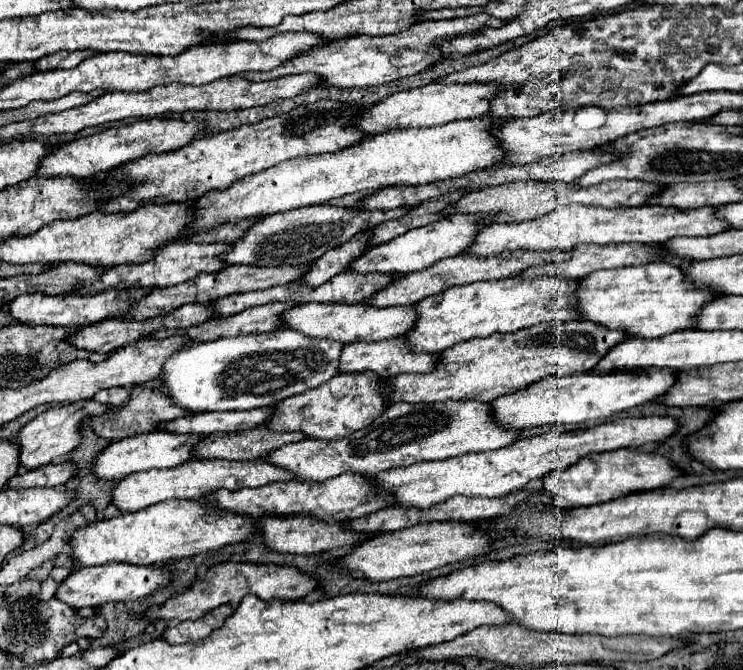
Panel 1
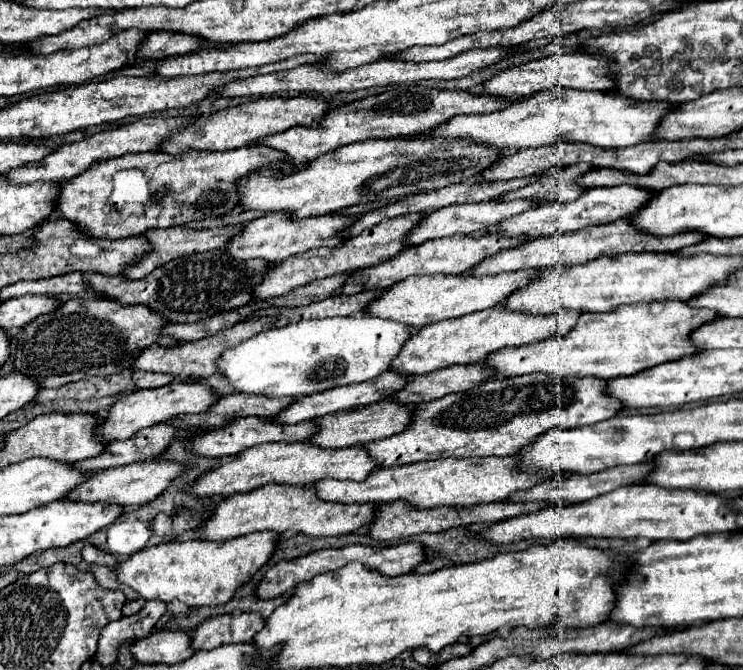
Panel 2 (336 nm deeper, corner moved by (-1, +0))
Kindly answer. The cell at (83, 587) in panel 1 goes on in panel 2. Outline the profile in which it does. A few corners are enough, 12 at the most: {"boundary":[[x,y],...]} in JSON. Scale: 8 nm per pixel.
{"boundary":[[275,533],[169,541],[117,565],[143,599],[223,605]]}

